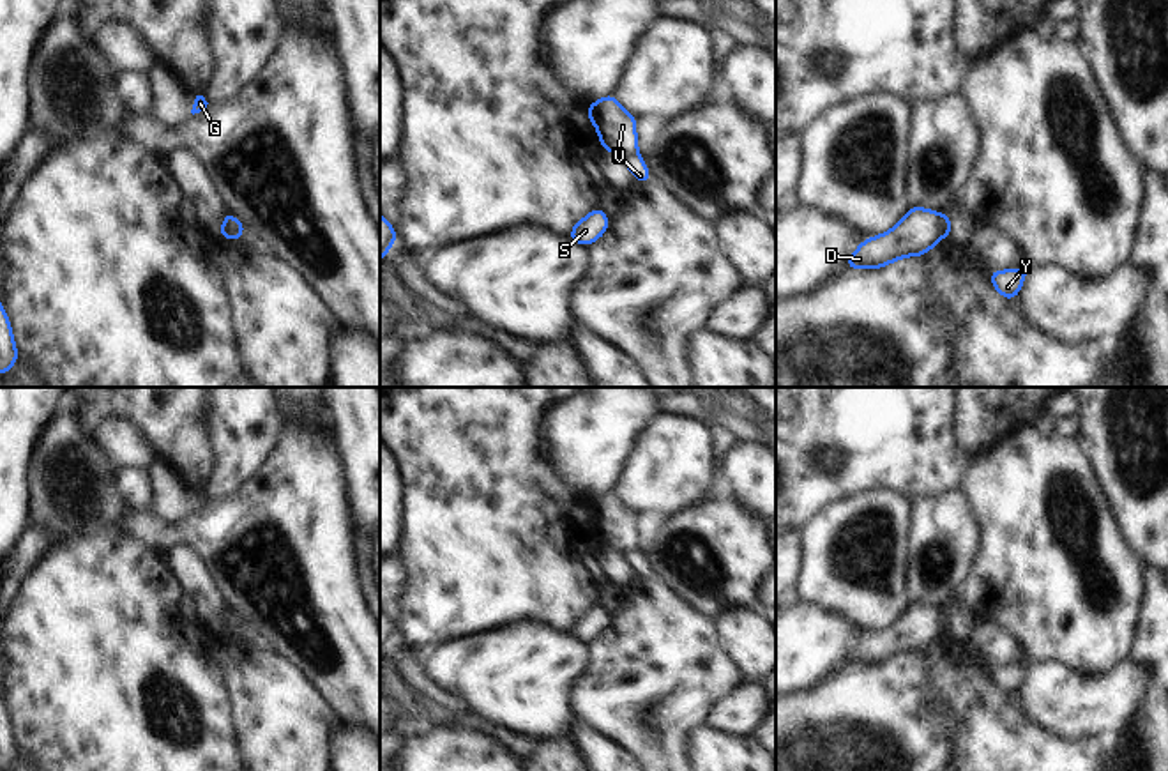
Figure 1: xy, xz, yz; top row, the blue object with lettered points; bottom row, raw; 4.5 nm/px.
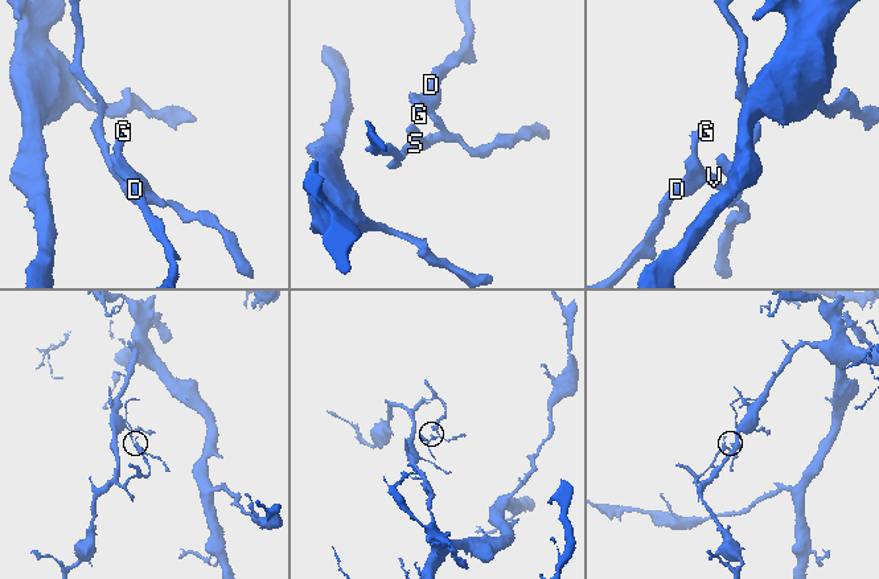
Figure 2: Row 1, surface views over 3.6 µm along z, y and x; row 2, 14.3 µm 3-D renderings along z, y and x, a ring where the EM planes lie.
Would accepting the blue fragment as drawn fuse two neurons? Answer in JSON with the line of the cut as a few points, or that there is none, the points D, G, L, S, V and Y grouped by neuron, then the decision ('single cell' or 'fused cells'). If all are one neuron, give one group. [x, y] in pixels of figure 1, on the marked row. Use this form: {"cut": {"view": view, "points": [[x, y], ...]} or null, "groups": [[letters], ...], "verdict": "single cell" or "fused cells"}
{"cut": {"view": "xy", "points": [[235, 218], [232, 227], [237, 239]]}, "groups": [["D", "G", "L"], ["S", "V", "Y"]], "verdict": "fused cells"}

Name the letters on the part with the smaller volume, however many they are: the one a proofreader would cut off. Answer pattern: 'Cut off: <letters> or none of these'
Cut off: S, V, Y

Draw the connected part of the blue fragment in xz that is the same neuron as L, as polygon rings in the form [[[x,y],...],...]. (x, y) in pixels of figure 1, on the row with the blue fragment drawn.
[[[613,94],[592,101],[587,117],[597,129],[603,150],[620,157],[638,154],[636,117],[626,111]]]

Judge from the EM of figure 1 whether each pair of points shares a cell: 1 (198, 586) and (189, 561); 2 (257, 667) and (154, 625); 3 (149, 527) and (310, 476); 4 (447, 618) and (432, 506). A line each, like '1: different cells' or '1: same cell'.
1: same cell
2: different cells
3: same cell
4: same cell

